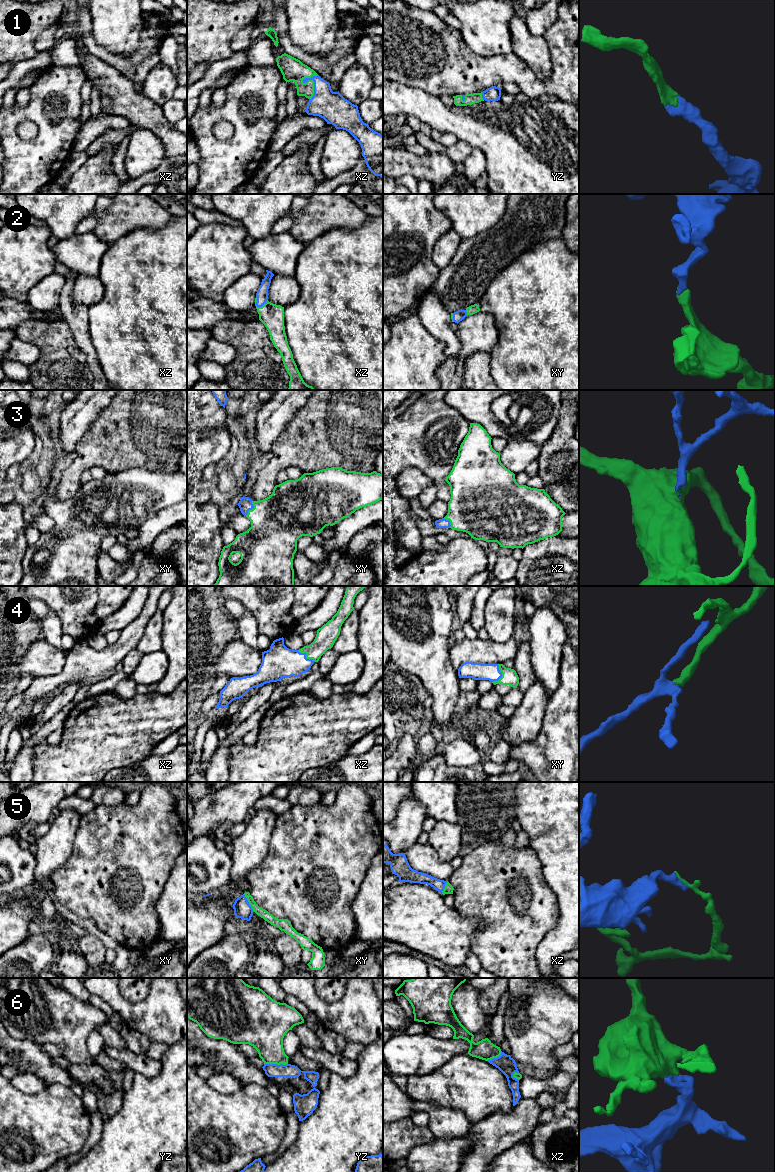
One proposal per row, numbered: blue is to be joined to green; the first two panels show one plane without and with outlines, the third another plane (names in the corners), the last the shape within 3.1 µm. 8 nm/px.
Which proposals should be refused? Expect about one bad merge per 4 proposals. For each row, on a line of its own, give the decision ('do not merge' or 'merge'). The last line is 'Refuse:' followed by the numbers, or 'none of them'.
1: merge
2: merge
3: merge
4: merge
5: do not merge
6: do not merge
Refuse: 5, 6

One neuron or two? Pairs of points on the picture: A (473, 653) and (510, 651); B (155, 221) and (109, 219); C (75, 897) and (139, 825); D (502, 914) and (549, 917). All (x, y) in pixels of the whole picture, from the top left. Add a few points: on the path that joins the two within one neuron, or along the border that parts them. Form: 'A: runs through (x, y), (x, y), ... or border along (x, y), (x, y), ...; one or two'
A: runs through (482, 652), (501, 652); one
B: runs through (144, 219), (120, 219); one
C: runs through (94, 878), (113, 853), (126, 844); one
D: runs through (514, 916), (518, 918), (537, 916); one

